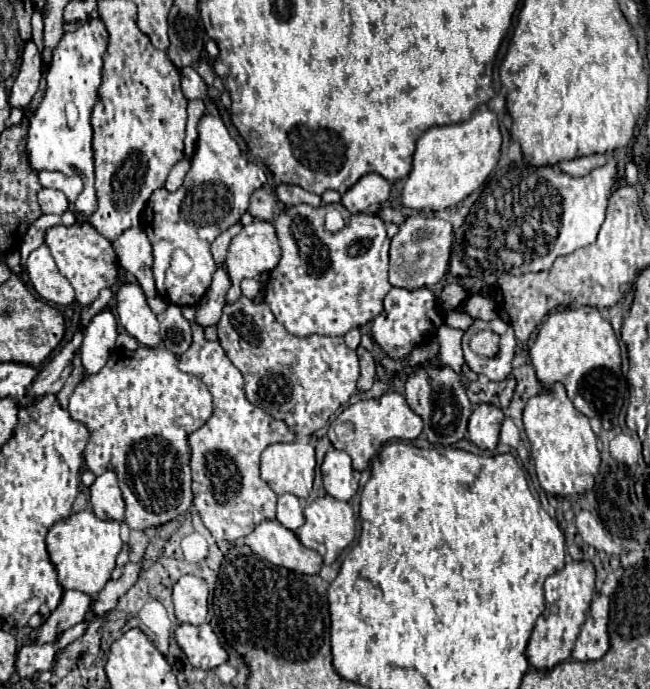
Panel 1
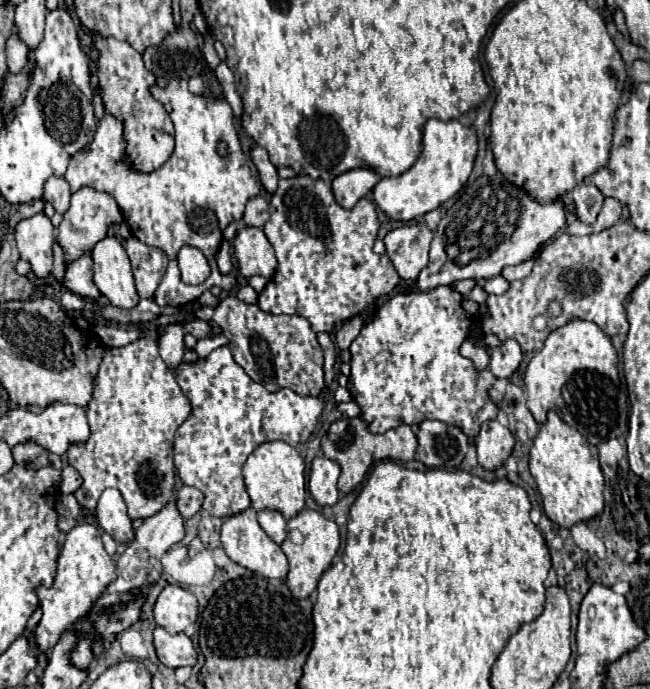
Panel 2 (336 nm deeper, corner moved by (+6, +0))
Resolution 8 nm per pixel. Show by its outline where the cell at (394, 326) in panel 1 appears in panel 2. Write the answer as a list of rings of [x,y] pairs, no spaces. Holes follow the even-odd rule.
[[[438,286],[426,292],[406,292],[400,288],[392,298],[380,304],[376,314],[368,324],[364,324],[360,336],[352,342],[352,392],[354,400],[362,408],[362,420],[368,422],[368,428],[376,434],[390,430],[392,426],[408,424],[414,426],[422,420],[442,420],[456,424],[464,434],[474,440],[484,420],[492,420],[498,414],[498,408],[488,398],[488,388],[494,384],[490,370],[476,372],[472,360],[460,356],[460,344],[468,338],[470,320],[462,310],[462,294],[450,286]]]

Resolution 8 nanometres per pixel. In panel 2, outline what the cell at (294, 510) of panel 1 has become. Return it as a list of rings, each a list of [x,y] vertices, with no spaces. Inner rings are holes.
[[[260,510],[258,512],[258,522],[260,522],[262,530],[278,544],[288,536],[286,518],[278,510]]]

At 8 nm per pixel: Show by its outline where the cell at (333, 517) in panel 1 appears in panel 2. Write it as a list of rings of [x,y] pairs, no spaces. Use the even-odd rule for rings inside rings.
[[[304,508],[287,522],[288,536],[282,542],[282,550],[290,562],[290,572],[286,576],[286,584],[296,598],[308,598],[316,586],[320,576],[330,568],[338,548],[340,548],[340,532],[334,520],[324,518],[318,510]]]

